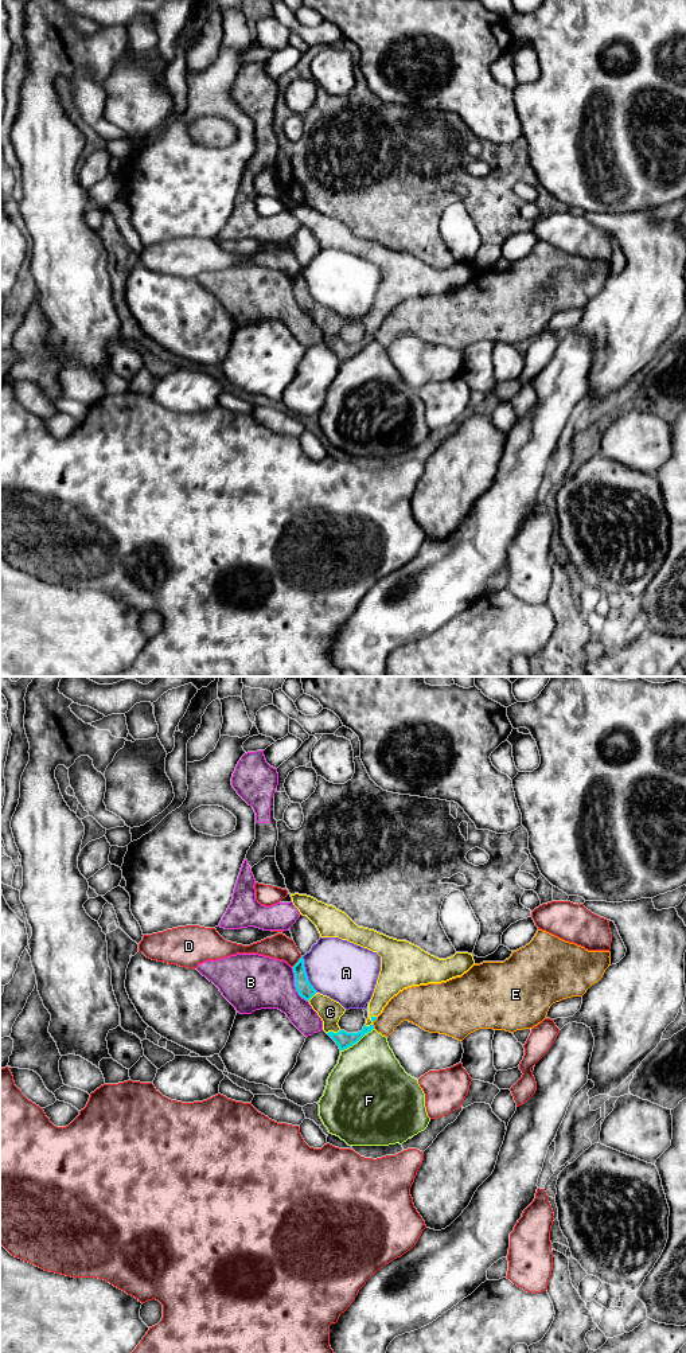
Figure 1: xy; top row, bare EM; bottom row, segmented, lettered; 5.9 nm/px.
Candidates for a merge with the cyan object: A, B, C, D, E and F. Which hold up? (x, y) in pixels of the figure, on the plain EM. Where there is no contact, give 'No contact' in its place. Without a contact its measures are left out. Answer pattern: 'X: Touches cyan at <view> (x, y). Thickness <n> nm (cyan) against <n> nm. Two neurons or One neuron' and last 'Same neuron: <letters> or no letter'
A: Touches cyan at xy (306, 285). Thickness 100 nm (cyan) against 360 nm. Two neurons
B: Touches cyan at xy (295, 296). Thickness 100 nm (cyan) against 340 nm. Two neurons
C: Touches cyan at xy (332, 343). Thickness 100 nm (cyan) against 140 nm. One neuron
D: Touches cyan at xy (297, 273). Thickness 100 nm (cyan) against 150 nm. Two neurons
E: Touches cyan at xy (373, 332). Thickness 30 nm (cyan) against 200 nm. Two neurons
F: Touches cyan at xy (357, 353). Thickness 100 nm (cyan) against 440 nm. Two neurons
Same neuron: C

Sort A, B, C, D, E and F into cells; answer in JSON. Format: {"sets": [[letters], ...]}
{"sets": [["A"], ["B", "E"], ["C"], ["D"], ["F"]]}

